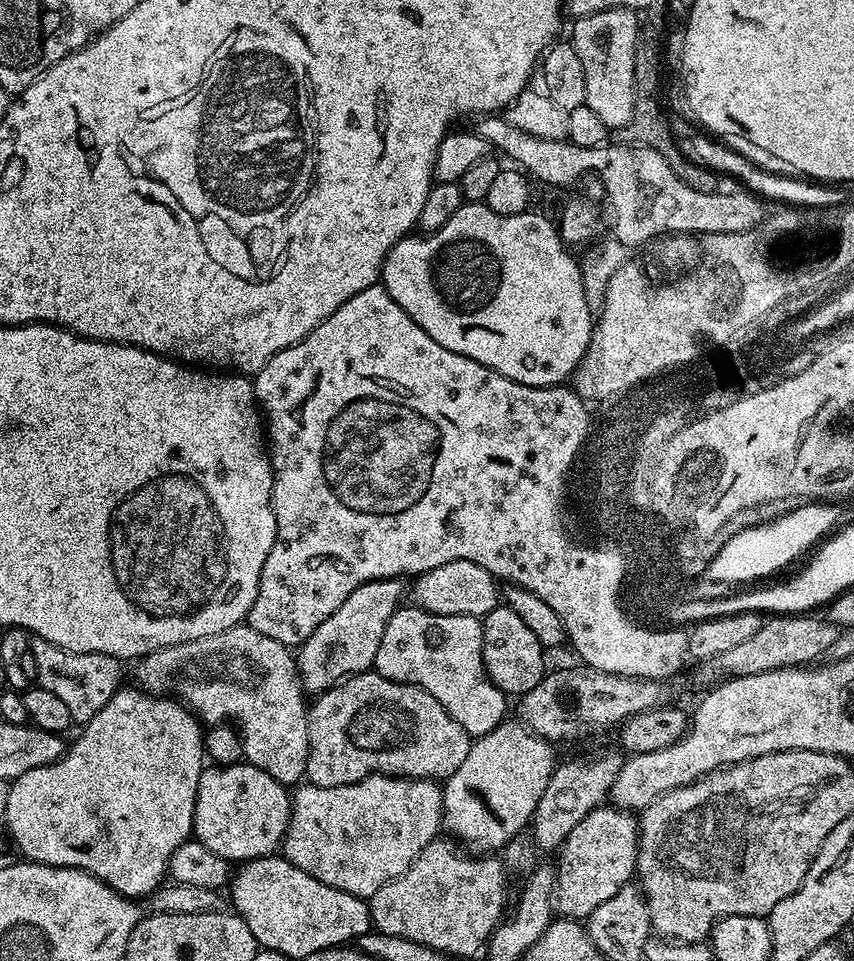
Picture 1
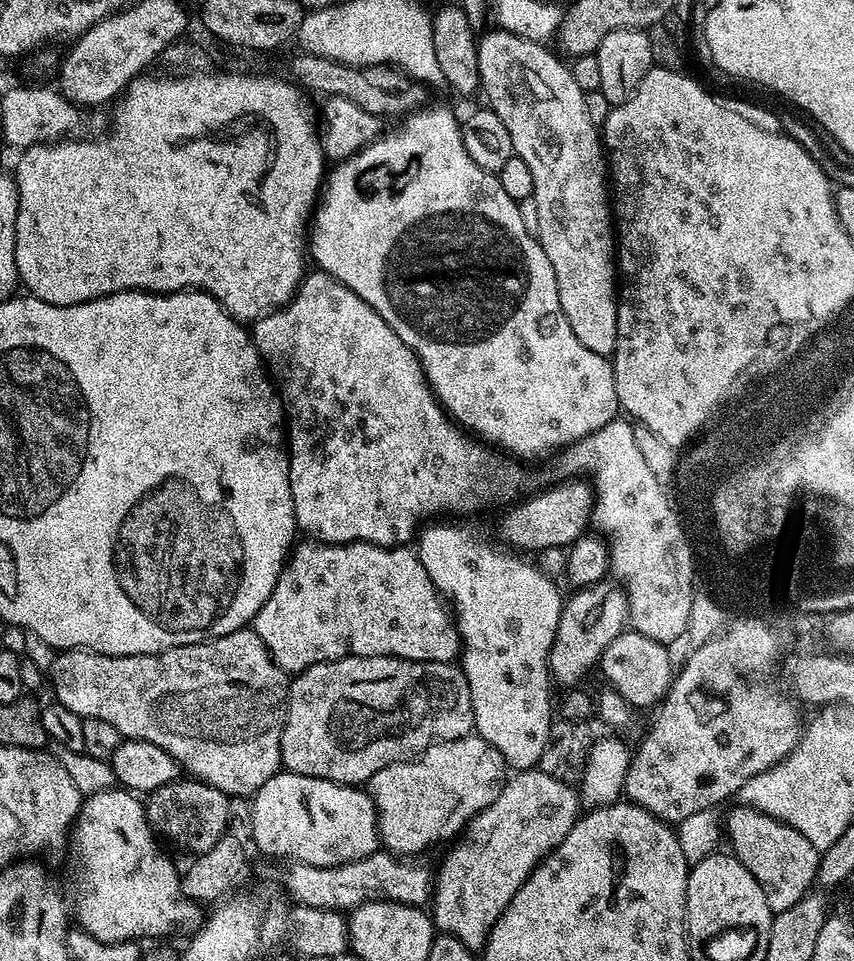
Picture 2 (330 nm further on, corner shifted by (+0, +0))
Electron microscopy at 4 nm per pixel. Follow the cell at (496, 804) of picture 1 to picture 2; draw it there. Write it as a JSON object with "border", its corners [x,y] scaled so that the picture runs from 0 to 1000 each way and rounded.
{"border":[[[704,606],[689,612],[673,613],[670,621],[659,625],[653,643],[653,656],[642,682],[642,698],[652,713],[674,714],[691,695],[697,696],[703,682],[735,649],[737,622],[725,607]]]}

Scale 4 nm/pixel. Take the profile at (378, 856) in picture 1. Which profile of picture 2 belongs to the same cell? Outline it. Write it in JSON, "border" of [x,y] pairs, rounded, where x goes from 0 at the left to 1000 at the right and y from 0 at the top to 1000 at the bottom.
{"border":[[[556,764],[514,771],[488,790],[443,801],[431,812],[429,823],[440,840],[445,878],[470,893],[487,893],[505,878],[528,875],[534,865],[535,869],[553,850],[583,830],[596,806],[588,785]]]}

